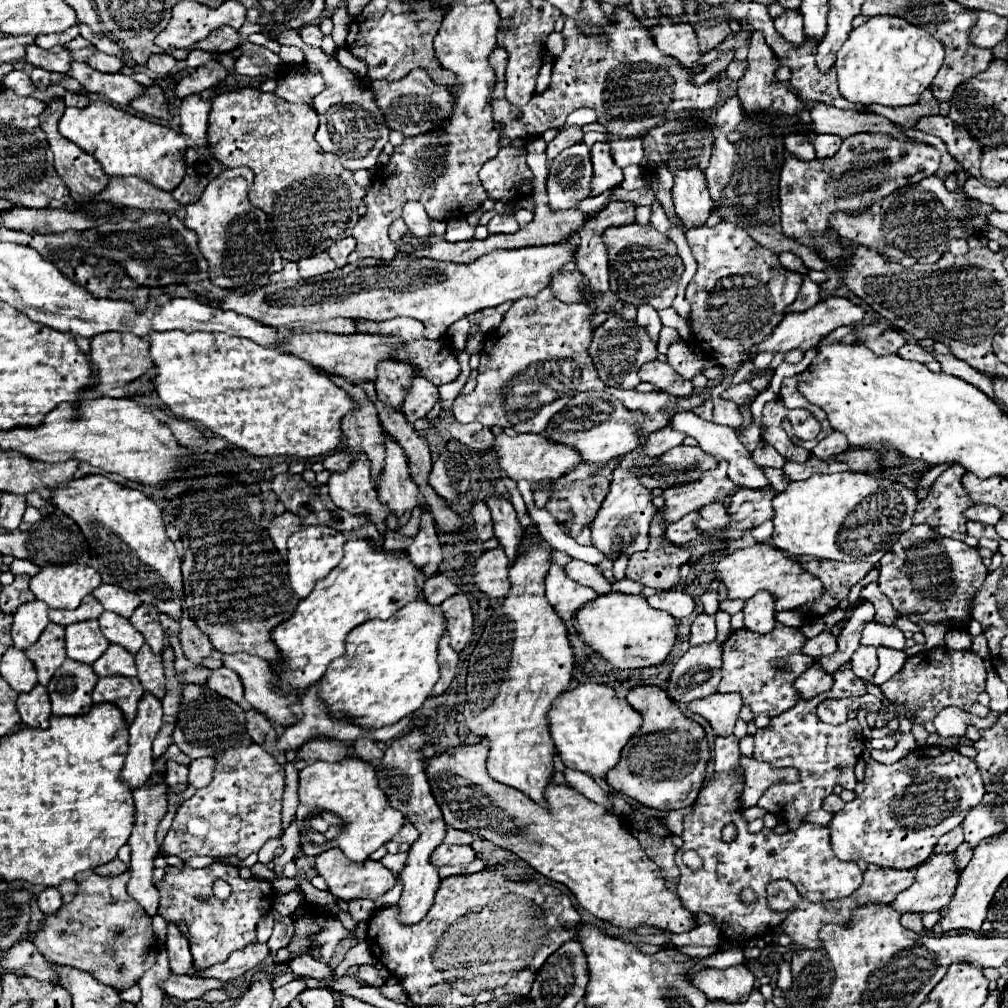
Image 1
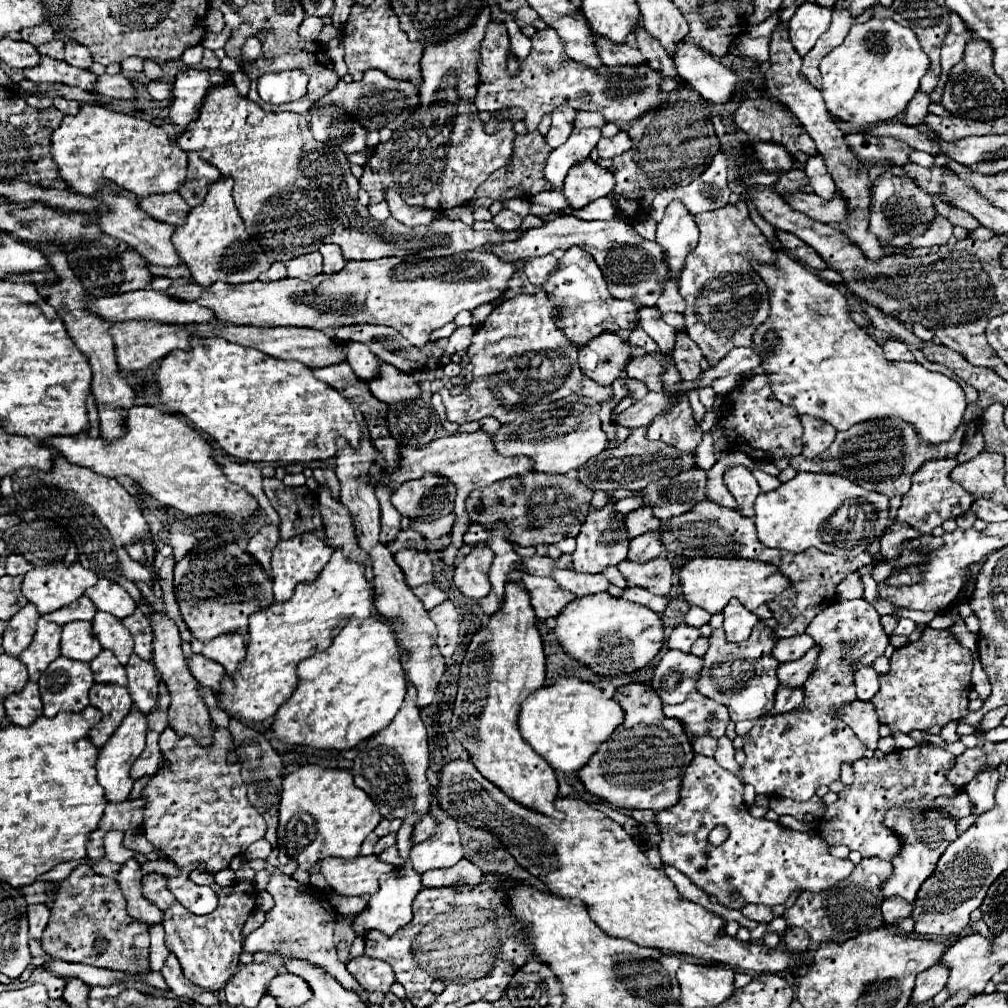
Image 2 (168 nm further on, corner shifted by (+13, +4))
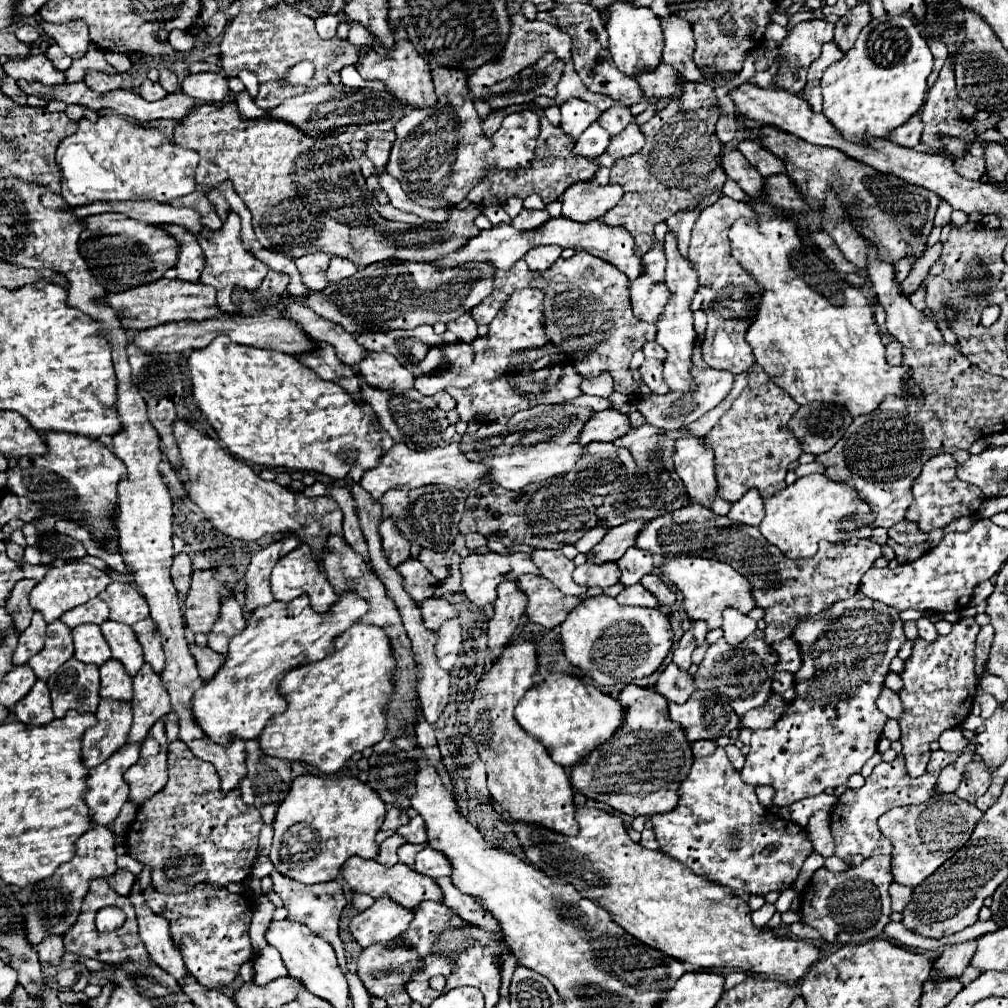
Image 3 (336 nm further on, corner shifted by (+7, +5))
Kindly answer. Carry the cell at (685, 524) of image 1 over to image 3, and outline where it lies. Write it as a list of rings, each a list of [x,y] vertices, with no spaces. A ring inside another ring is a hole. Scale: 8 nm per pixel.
[[[629,547],[617,563],[621,567],[621,583],[625,583],[625,585],[639,583],[641,575],[651,573],[655,569],[653,555],[649,551],[637,549],[637,547]]]

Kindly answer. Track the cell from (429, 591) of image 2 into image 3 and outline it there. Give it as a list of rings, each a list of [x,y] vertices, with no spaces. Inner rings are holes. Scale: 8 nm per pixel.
[[[429,597],[427,601],[421,603],[421,611],[423,611],[425,625],[429,625],[433,631],[437,631],[441,627],[443,619],[449,619],[449,617],[457,615],[455,605],[451,605],[443,597]]]

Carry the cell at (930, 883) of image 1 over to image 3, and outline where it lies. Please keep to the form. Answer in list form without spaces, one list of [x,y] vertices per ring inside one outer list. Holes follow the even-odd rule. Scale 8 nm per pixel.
[[[939,793],[921,805],[895,807],[881,815],[879,829],[895,847],[891,861],[893,881],[915,889],[951,855],[955,855],[959,847],[967,843],[967,837],[971,837],[971,831],[981,819],[981,815],[983,811],[979,811],[975,805],[969,805],[953,793]]]

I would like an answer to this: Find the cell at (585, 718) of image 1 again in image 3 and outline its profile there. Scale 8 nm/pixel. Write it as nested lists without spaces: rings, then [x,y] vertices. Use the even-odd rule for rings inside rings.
[[[549,675],[545,681],[533,685],[519,705],[515,707],[515,719],[549,751],[551,759],[563,767],[573,767],[585,755],[589,755],[599,743],[605,743],[617,727],[623,723],[625,709],[621,703],[597,687],[587,687],[573,675]]]

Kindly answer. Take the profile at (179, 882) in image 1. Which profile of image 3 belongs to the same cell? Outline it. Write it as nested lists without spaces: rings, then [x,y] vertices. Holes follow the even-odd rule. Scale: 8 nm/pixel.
[[[203,881],[191,891],[177,895],[159,893],[153,885],[149,885],[143,891],[143,897],[153,913],[171,923],[171,935],[183,955],[187,971],[207,989],[231,985],[239,973],[239,967],[253,957],[247,931],[255,903],[247,893],[229,893],[225,887],[211,887]]]

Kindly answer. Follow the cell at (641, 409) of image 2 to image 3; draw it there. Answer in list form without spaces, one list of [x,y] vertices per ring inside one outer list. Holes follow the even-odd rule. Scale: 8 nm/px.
[[[607,409],[607,411],[595,413],[587,421],[587,427],[583,429],[583,435],[579,439],[583,439],[583,443],[615,441],[617,437],[627,435],[631,429],[633,425],[629,423],[629,415],[615,409]]]

